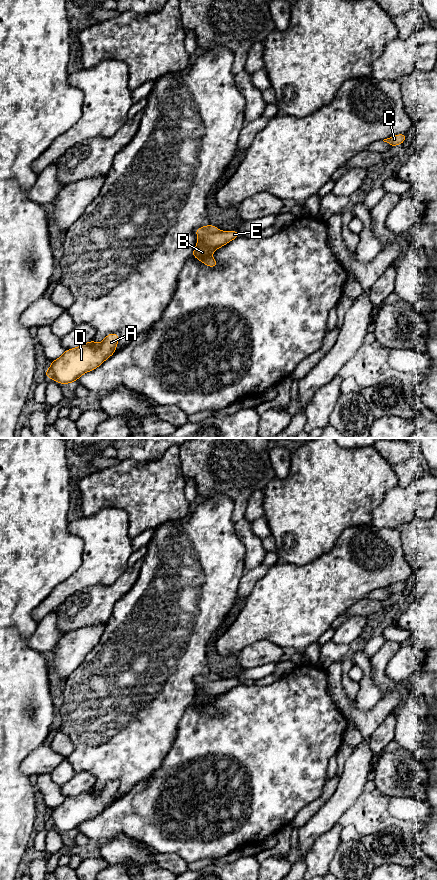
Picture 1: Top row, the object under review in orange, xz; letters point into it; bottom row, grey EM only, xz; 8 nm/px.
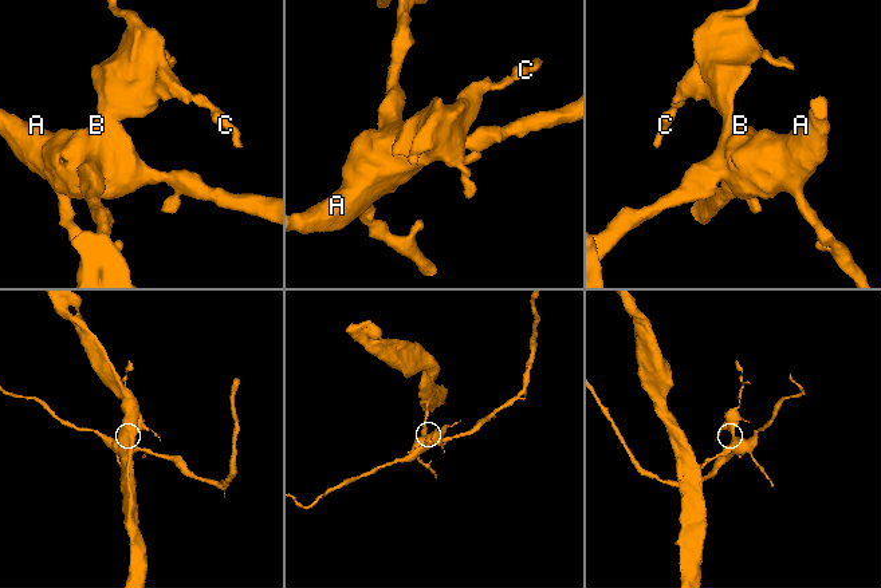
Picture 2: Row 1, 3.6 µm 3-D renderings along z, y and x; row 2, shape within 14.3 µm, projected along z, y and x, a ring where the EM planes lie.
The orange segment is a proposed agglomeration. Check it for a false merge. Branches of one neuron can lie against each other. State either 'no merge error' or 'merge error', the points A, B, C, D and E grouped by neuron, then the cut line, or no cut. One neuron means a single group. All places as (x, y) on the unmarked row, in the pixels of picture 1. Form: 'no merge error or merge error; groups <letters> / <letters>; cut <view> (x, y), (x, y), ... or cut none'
merge error; groups A B D E / C; cut xz (219, 678), (198, 685)

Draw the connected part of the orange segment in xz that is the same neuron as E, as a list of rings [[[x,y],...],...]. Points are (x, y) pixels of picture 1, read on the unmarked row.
[[[219,679],[198,685],[191,704],[196,705],[208,715],[216,715],[219,711],[212,706],[212,701],[239,684],[241,684],[239,679]]]

